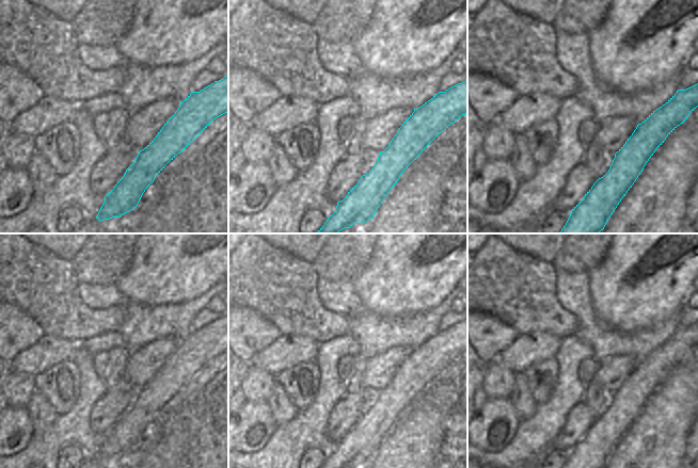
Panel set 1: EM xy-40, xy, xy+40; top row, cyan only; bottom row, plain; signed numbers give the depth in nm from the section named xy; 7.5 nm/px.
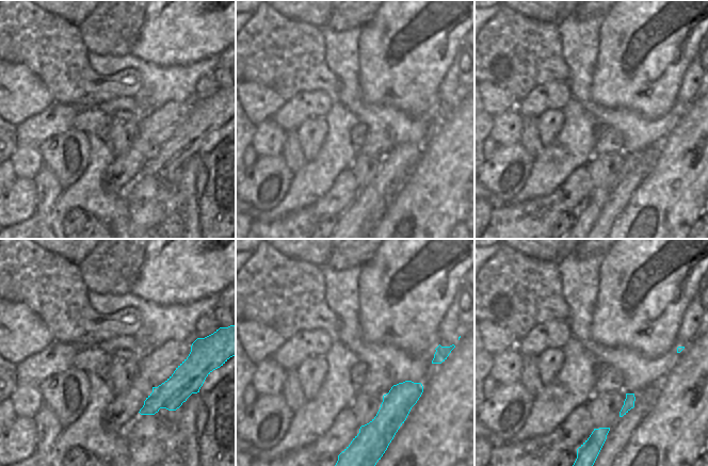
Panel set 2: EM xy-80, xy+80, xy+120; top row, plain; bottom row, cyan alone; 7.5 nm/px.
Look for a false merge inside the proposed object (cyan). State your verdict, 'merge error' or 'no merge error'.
no merge error

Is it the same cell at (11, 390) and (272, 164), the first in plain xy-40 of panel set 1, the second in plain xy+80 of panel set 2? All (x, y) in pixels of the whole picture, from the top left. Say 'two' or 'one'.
two

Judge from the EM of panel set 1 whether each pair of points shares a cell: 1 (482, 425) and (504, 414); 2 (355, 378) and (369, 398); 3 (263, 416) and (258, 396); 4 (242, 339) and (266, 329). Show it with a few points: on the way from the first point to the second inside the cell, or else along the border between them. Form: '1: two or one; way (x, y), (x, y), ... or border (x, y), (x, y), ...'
1: one; way (488, 424), (498, 416)
2: one; way (355, 383), (366, 393)
3: two; border (248, 400), (266, 403)
4: one; way (248, 334), (260, 333)

